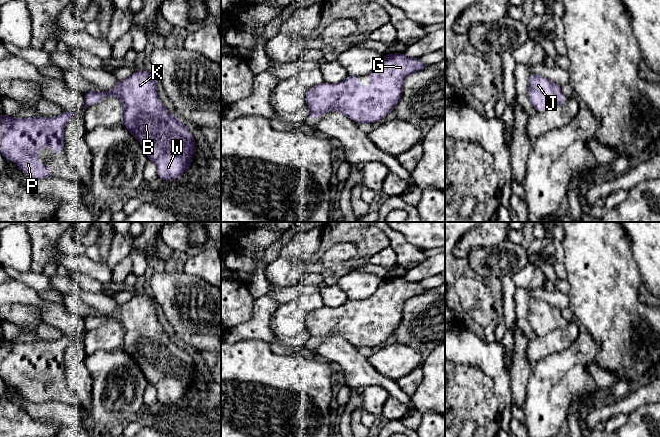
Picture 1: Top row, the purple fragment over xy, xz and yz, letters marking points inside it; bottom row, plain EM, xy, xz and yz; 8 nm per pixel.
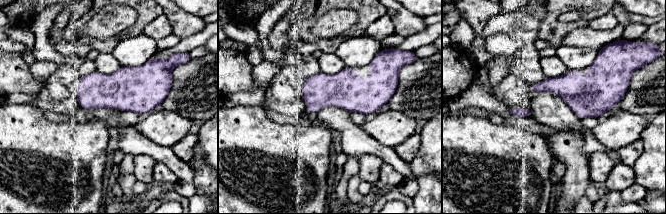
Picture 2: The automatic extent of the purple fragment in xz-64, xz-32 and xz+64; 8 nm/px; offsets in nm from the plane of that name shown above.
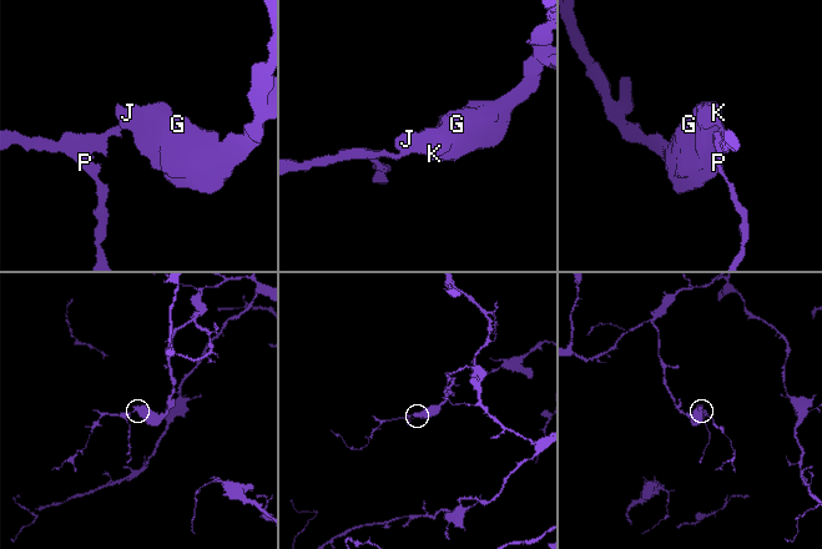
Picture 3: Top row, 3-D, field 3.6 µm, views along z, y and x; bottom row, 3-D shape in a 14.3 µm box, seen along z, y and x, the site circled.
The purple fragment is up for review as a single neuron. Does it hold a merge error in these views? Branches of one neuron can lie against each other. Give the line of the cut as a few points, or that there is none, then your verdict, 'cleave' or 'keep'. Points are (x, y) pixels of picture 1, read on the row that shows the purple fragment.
no cut; keep

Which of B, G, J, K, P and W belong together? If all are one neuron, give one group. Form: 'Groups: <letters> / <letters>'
Groups: B G J K P W

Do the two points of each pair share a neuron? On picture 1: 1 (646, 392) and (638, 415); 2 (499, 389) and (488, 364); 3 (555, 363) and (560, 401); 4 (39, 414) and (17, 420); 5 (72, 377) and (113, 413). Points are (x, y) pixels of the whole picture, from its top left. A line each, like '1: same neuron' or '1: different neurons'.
1: different neurons
2: same neuron
3: same neuron
4: different neurons
5: different neurons

